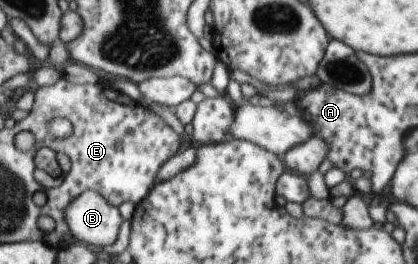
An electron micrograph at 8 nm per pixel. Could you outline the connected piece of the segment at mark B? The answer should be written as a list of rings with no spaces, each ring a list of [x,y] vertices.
[[[87,190],[66,210],[66,220],[80,243],[108,246],[118,240],[122,226],[120,208],[100,192]]]

